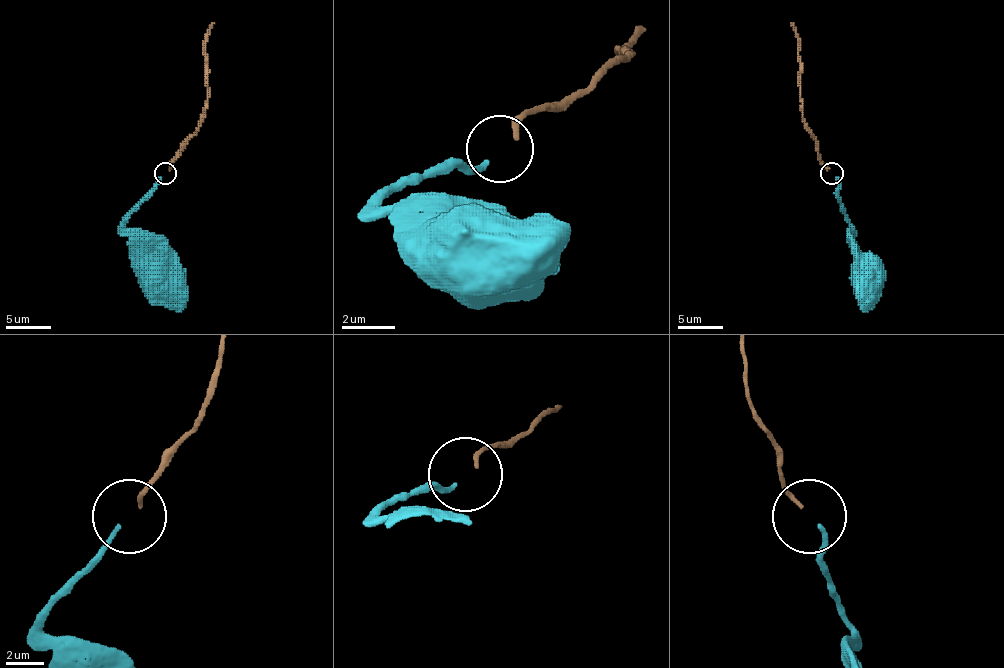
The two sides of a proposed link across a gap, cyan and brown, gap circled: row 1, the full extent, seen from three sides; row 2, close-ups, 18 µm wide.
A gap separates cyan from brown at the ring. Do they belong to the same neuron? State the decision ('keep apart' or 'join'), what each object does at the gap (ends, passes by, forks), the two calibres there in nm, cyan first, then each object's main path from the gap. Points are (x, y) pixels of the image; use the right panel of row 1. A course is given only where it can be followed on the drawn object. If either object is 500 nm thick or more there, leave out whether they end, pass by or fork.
keep apart; cyan ends; brown ends; calibres 240 and 200 nm; course cyan (836, 177), (840, 211), (849, 224), (854, 282), (860, 284), (865, 280); course brown (827, 170), (818, 153), (818, 141), (802, 117), (798, 34), (791, 23)

